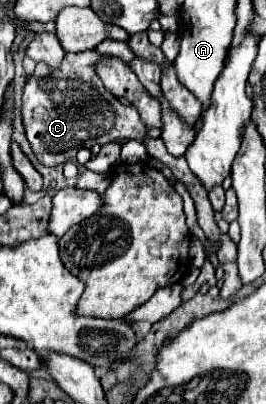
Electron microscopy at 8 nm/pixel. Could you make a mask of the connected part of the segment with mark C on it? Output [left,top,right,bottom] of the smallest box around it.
[21,50,243,300]

